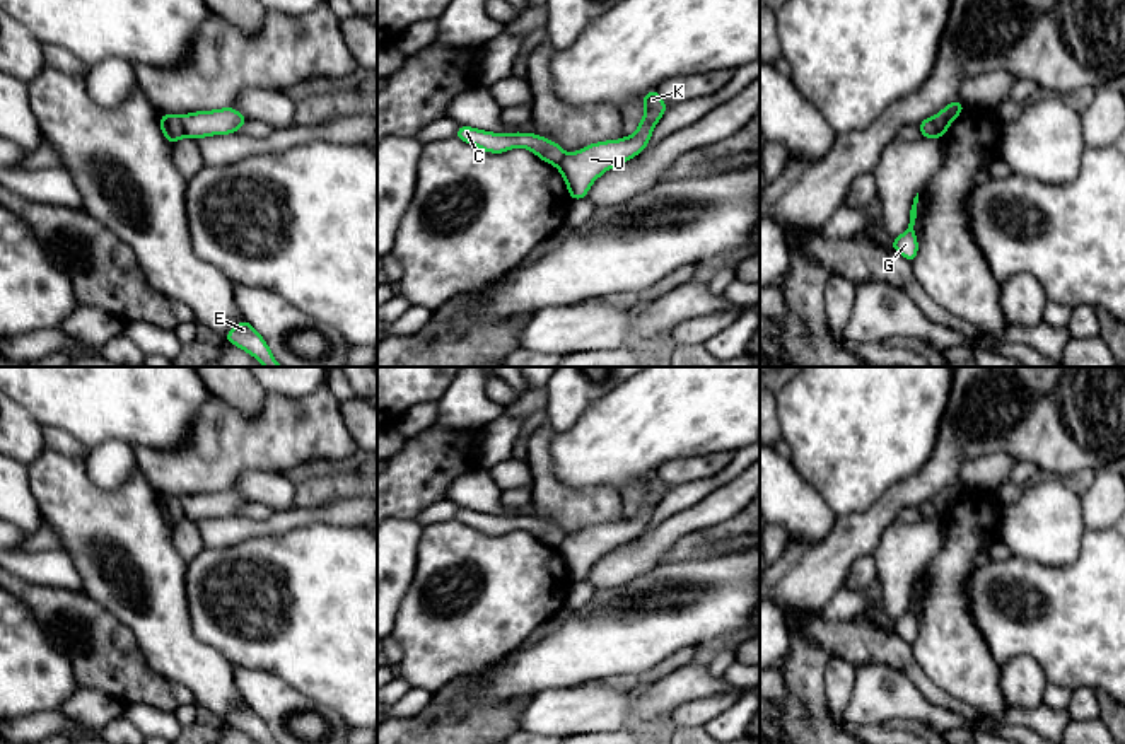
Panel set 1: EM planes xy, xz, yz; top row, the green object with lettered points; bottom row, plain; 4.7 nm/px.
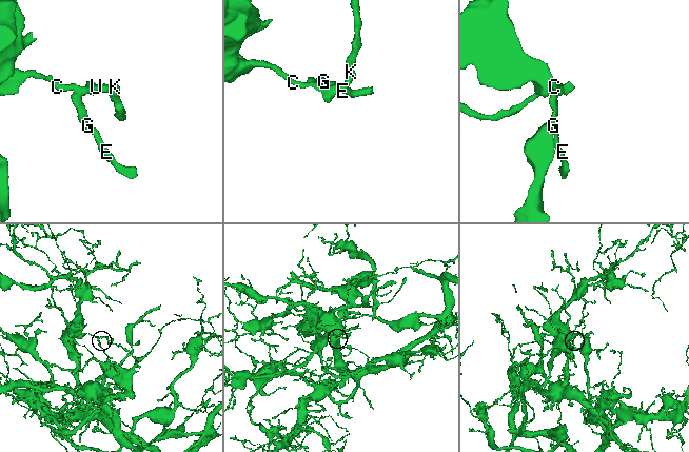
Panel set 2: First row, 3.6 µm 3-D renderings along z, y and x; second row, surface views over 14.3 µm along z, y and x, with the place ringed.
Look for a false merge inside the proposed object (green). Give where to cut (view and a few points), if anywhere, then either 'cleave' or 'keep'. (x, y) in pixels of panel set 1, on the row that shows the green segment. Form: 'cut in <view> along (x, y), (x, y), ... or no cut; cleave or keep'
cut in xy along (178, 116), (185, 135); cleave

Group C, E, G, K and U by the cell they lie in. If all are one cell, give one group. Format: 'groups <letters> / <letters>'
groups C E G / K U

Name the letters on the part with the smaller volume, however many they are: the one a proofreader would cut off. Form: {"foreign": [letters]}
{"foreign": ["K", "U"]}

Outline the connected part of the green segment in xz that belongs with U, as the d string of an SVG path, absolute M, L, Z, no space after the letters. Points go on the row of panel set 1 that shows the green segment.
M657 89L649 90L642 102L645 114L632 137L591 143L574 154L567 154L563 160L557 164L572 200L584 200L591 184L601 174L645 150L654 126L666 113L667 104L659 97Z

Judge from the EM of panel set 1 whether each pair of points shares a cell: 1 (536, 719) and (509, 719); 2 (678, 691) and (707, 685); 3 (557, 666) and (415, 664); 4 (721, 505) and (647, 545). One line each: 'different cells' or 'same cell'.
1: different cells
2: same cell
3: different cells
4: same cell

